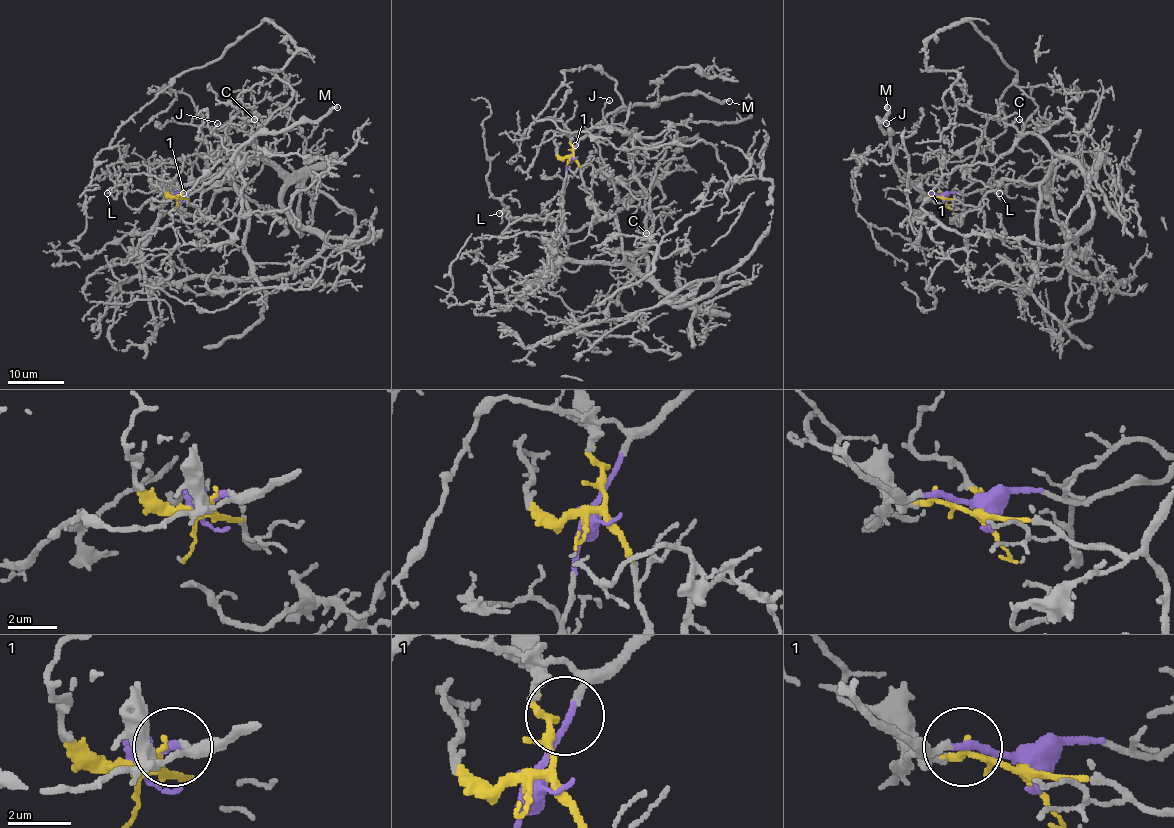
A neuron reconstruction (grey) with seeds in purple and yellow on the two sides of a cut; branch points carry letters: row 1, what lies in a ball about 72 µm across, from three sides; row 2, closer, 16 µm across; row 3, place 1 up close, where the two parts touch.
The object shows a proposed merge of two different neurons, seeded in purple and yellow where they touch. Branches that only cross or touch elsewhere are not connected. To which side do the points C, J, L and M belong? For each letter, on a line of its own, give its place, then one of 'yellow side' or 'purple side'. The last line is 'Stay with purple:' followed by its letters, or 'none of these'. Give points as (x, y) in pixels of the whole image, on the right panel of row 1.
C: at (1019, 119); yellow side
J: at (886, 123); purple side
L: at (999, 193); yellow side
M: at (887, 107); purple side
Stay with purple: J, M

